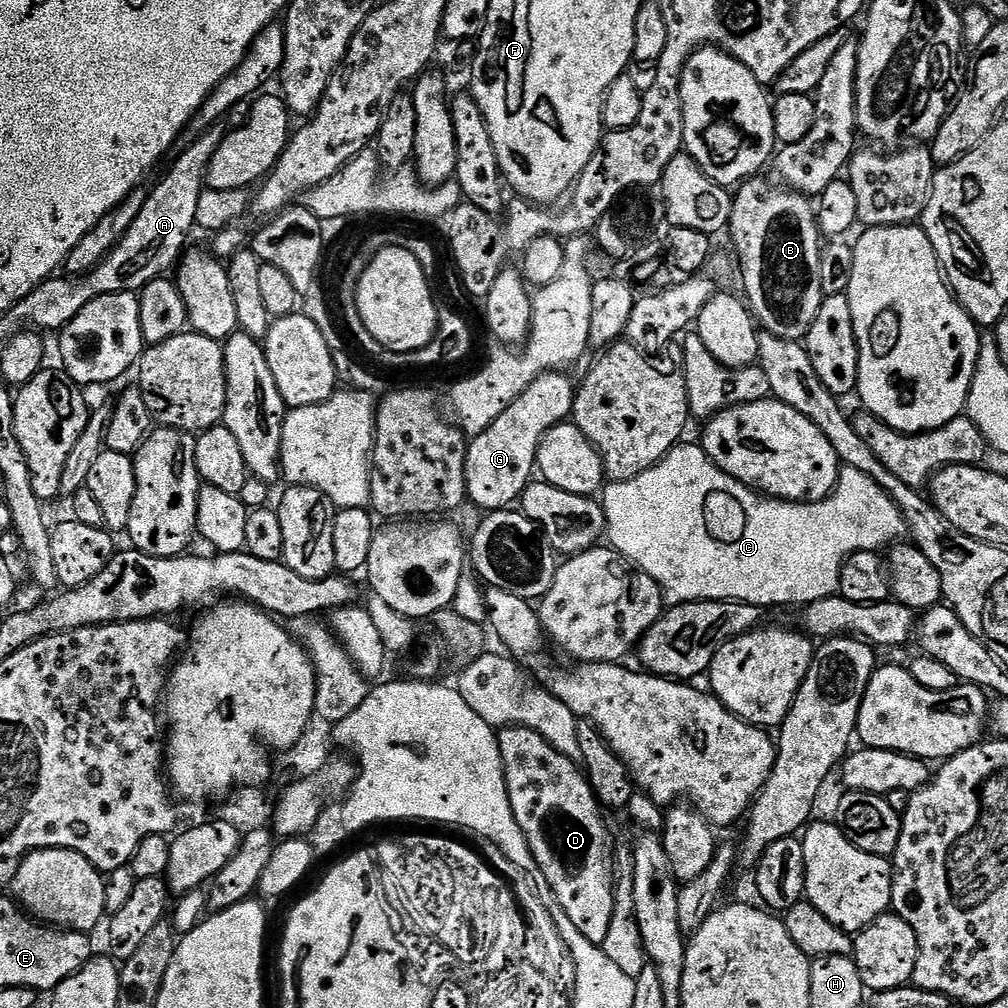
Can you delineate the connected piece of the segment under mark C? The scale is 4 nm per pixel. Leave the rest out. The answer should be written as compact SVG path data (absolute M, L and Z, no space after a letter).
M688 443L677 444L676 447L668 451L666 458L662 458L662 462L658 462L650 470L629 480L609 483L602 492L607 543L616 551L621 552L630 563L646 574L650 574L650 578L654 578L654 582L660 584L662 594L669 605L689 604L699 600L737 600L743 604L755 604L761 610L776 608L779 604L807 606L839 593L840 573L844 571L844 562L849 556L856 552L880 552L897 543L905 535L904 515L898 510L896 503L888 497L887 490L878 486L878 482L874 482L874 478L862 474L862 470L854 470L847 466L841 467L840 477L836 479L836 489L826 499L813 504L792 504L788 500L773 500L763 494L757 495L742 482L727 476L704 453L704 449L699 443Z

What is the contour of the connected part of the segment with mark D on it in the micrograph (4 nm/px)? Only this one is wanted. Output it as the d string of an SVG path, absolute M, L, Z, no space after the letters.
M520 724L501 727L498 739L510 806L532 843L532 853L540 863L540 869L546 874L555 897L566 910L570 922L590 939L590 942L602 945L606 940L613 912L613 853L610 851L613 841L609 832L609 821L604 821L602 805L592 792L591 782L584 768L565 754L560 754L542 735Z

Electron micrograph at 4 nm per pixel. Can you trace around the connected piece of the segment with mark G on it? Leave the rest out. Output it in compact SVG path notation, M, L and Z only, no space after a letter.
M563 371L545 372L508 406L492 425L471 437L466 454L466 496L471 503L485 513L490 513L511 509L519 501L529 484L533 483L534 473L537 471L536 456L539 453L539 444L552 427L565 423L571 417L576 389L577 385L572 384L571 378Z

